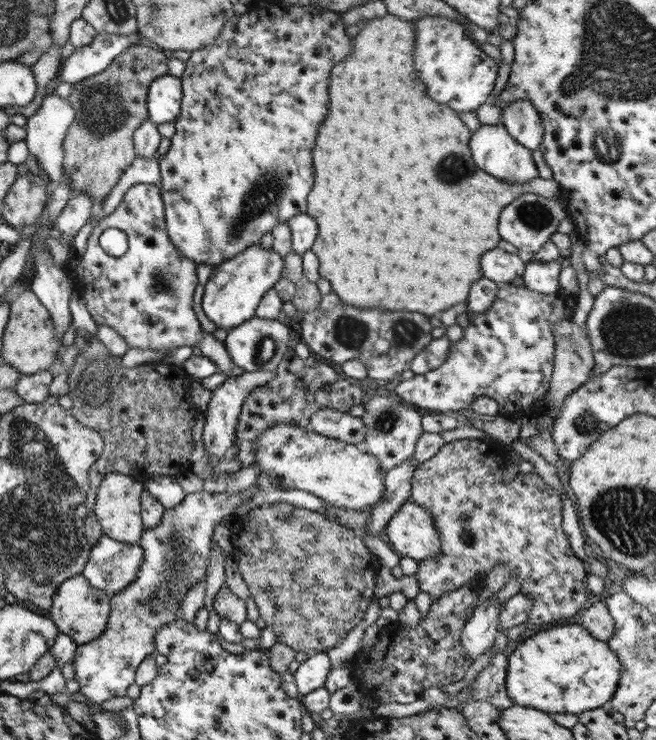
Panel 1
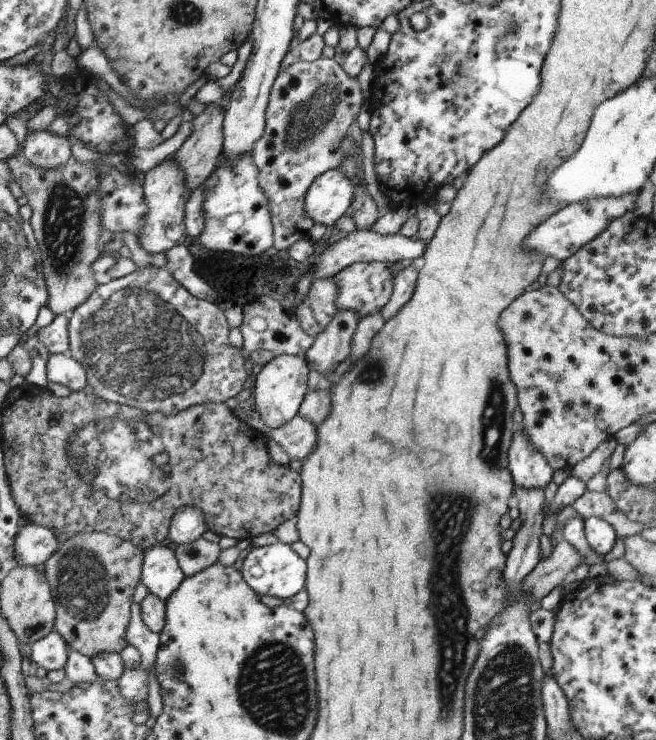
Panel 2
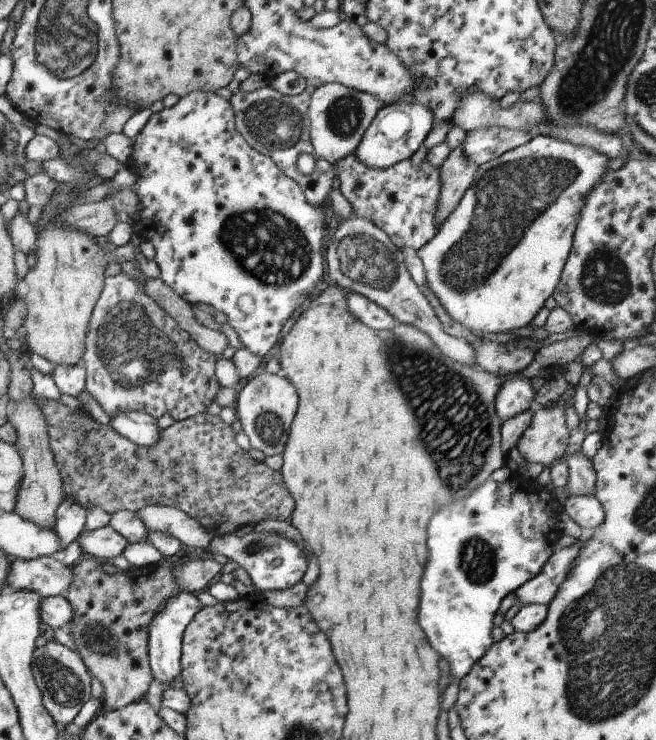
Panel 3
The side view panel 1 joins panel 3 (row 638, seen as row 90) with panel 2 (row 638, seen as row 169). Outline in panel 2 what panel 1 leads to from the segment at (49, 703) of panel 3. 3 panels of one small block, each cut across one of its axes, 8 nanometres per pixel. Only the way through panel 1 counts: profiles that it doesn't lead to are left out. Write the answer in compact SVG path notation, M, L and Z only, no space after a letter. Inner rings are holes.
M56 631L49 632L45 637L32 642L30 648L31 662L36 662L47 671L62 670L68 658L69 646Z

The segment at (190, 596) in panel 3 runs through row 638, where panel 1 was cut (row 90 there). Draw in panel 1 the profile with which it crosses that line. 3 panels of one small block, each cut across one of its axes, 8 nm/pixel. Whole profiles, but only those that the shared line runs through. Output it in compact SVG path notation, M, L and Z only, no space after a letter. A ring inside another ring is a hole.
M166 73L151 82L147 92L146 108L149 119L157 126L174 122L180 114L183 88L181 77Z

